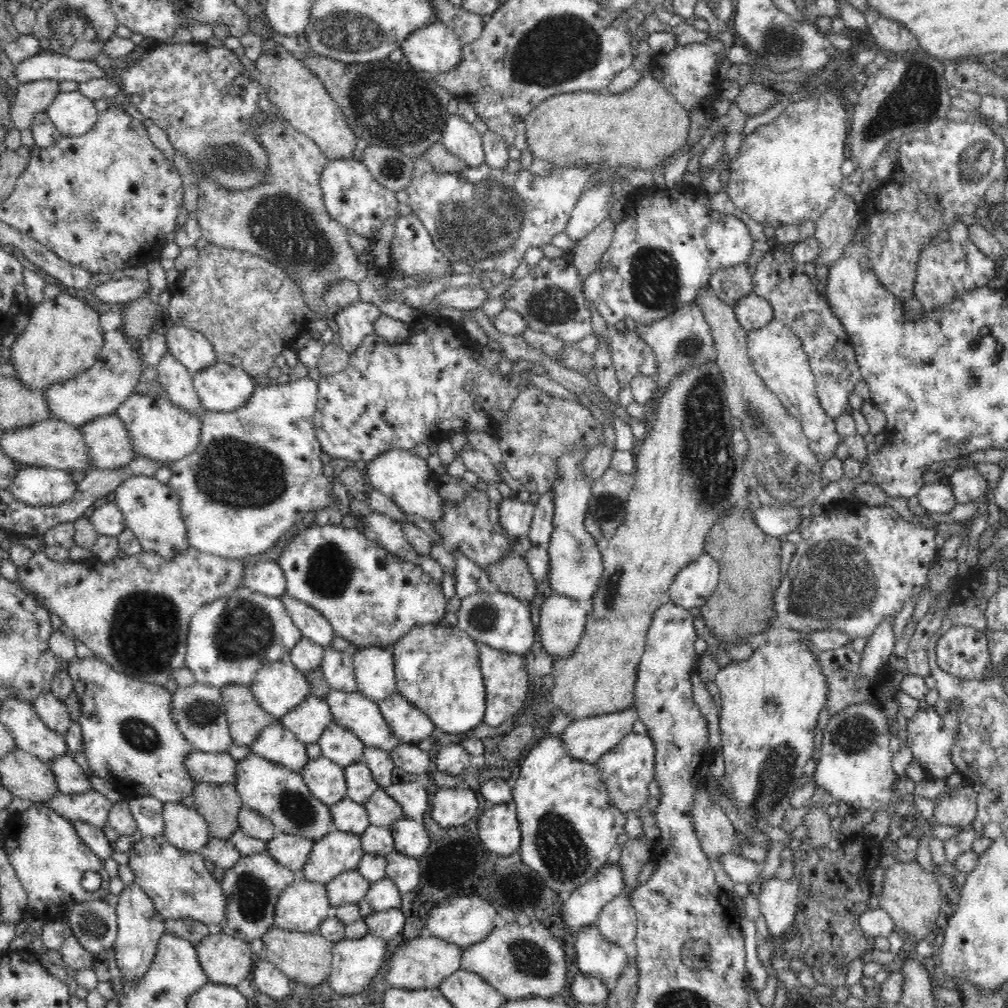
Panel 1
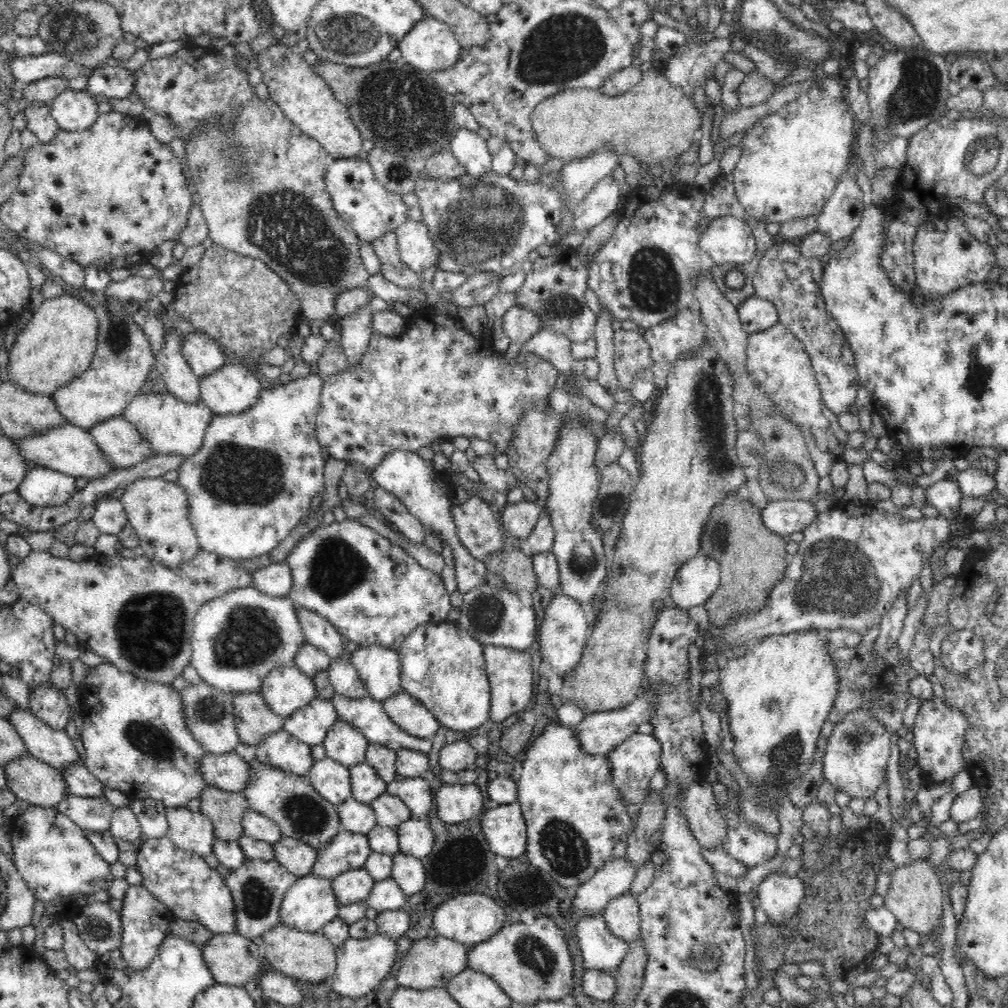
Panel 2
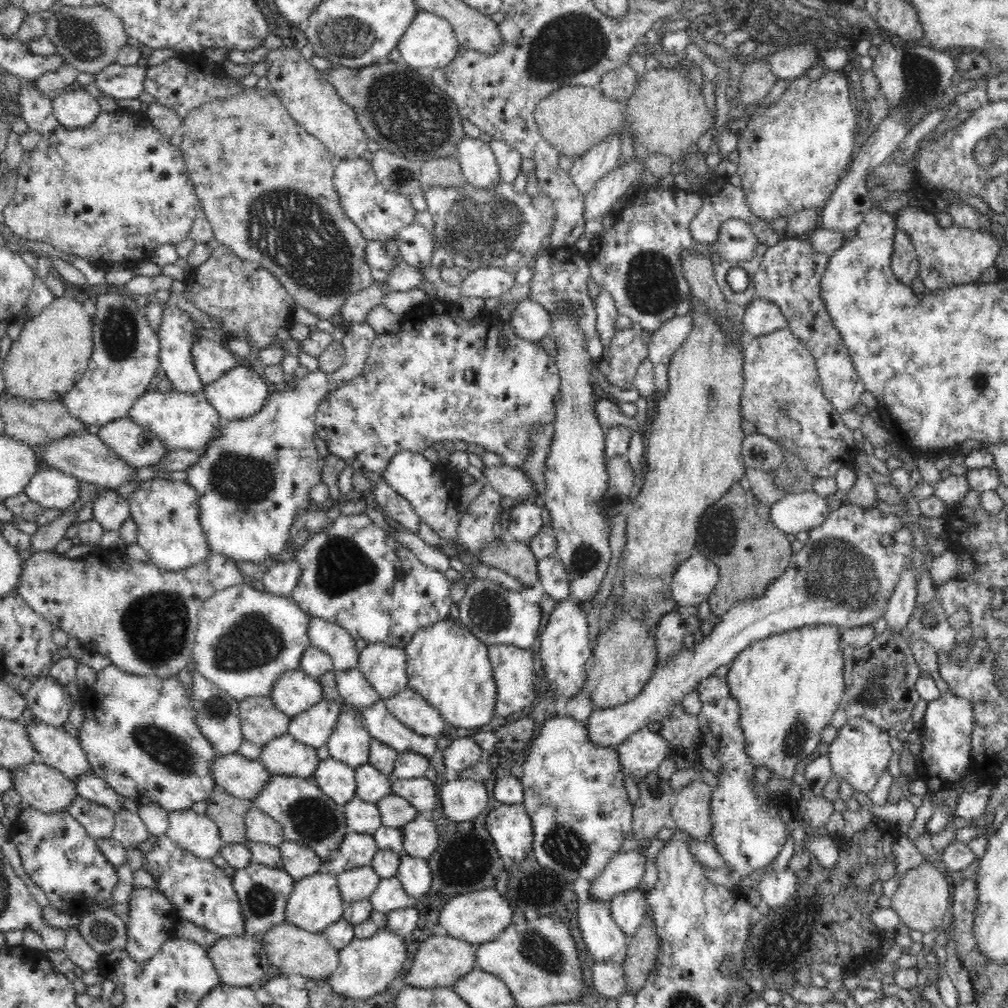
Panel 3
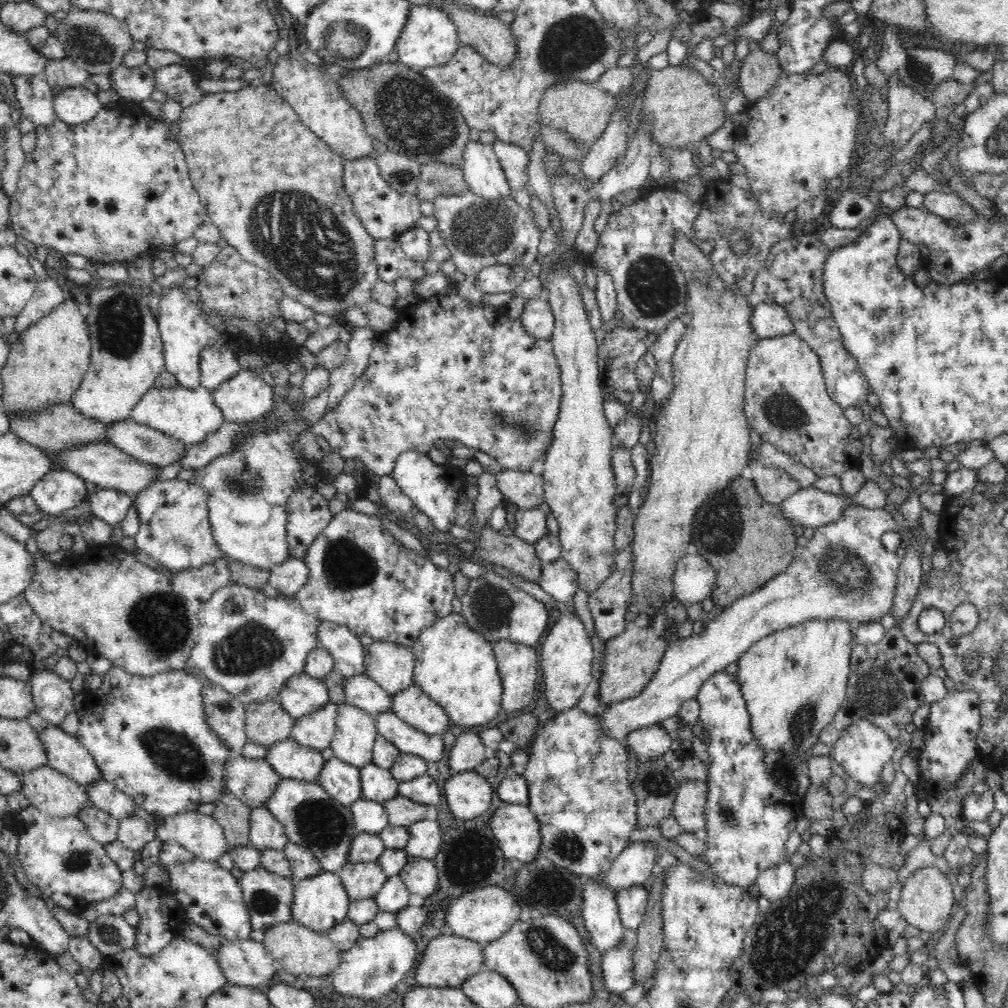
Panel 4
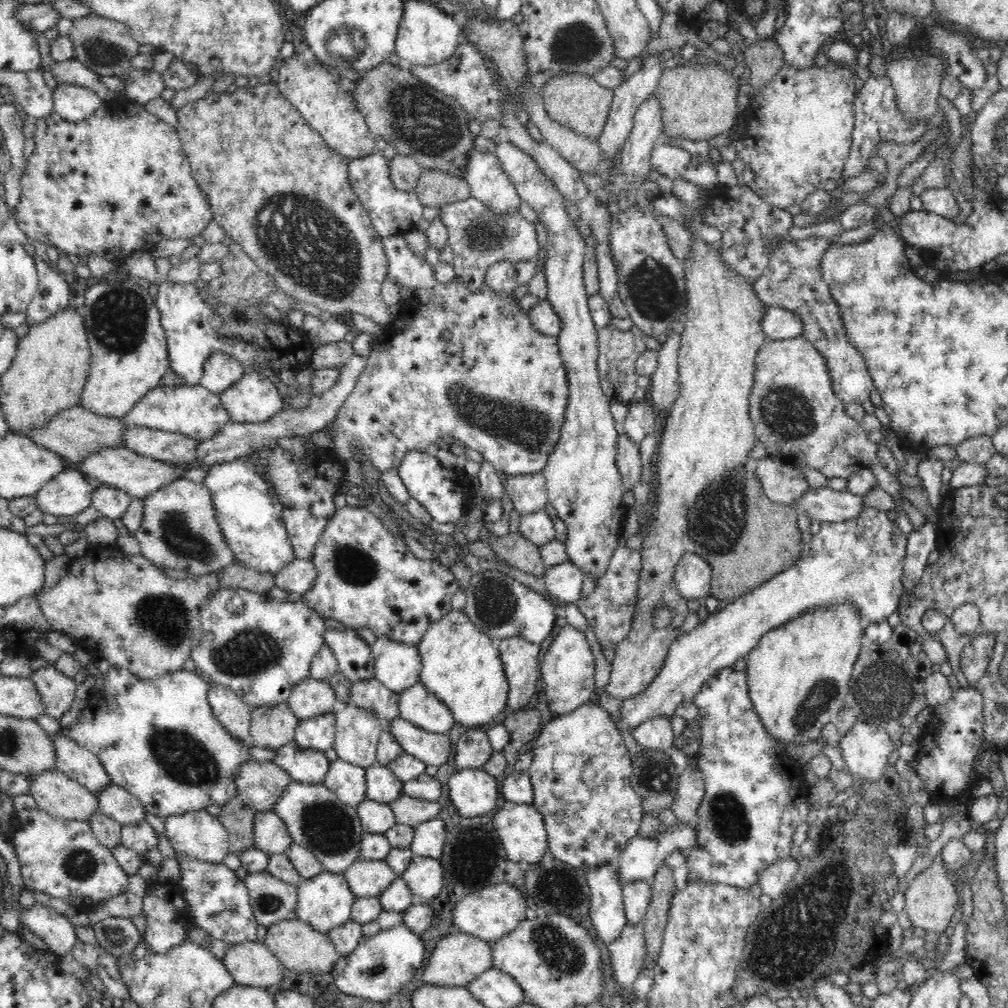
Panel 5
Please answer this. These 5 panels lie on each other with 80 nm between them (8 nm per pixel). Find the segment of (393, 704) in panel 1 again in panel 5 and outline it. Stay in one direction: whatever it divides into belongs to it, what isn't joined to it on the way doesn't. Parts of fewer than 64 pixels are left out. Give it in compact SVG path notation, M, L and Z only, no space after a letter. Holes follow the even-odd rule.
M420 681L398 694L400 717L421 730L448 734L456 725L450 708Z

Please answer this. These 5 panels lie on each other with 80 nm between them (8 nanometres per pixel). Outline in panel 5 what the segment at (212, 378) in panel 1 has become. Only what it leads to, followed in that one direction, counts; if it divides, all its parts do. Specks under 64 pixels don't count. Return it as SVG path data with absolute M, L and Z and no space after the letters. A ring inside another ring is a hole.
M246 370L243 377L219 397L234 422L264 422L285 410L278 388L256 371Z

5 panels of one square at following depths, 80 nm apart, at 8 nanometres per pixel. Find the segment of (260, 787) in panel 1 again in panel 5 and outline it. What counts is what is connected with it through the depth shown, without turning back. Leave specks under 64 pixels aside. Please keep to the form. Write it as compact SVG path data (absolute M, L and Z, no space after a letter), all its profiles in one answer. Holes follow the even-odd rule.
M291 780L288 786L285 786L280 798L277 798L273 808L275 813L285 822L294 842L315 854L324 871L343 874L359 858L360 843L364 830L357 809L344 804L336 794L330 792L322 783L307 785Z

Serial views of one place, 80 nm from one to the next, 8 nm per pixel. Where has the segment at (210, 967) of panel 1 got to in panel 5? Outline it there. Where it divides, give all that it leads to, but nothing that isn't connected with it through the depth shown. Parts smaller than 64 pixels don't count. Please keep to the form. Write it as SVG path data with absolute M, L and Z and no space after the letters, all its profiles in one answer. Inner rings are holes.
M244 941L229 945L221 958L234 984L267 988L281 984L285 967L263 943Z

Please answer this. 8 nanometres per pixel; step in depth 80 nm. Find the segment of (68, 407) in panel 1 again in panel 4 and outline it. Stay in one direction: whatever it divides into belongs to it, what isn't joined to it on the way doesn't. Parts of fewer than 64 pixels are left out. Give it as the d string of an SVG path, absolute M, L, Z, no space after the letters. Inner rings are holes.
M114 286L114 288L100 288L96 290L94 294L89 295L90 301L90 311L87 315L88 323L88 332L91 340L91 363L89 369L86 371L84 378L82 379L82 384L79 387L79 390L76 390L76 393L72 395L71 403L73 407L80 413L83 414L86 418L95 418L100 422L106 422L113 424L115 422L127 419L130 417L131 410L133 406L136 406L136 403L148 393L148 390L151 390L158 378L158 375L165 369L165 360L163 355L163 340L159 331L159 326L157 323L157 317L152 314L150 307L148 306L148 294L144 295L140 292L140 288L134 286Z

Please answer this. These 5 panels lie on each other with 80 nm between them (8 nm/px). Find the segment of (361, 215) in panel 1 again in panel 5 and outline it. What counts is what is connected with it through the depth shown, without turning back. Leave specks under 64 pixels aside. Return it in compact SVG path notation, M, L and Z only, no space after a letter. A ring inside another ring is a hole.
M389 150L374 151L363 158L350 161L348 166L348 179L354 190L354 194L363 202L365 212L382 239L405 235L412 229L416 229L418 222L423 218L422 210L425 207L415 191L405 192L397 190L390 179L390 165L388 165Z

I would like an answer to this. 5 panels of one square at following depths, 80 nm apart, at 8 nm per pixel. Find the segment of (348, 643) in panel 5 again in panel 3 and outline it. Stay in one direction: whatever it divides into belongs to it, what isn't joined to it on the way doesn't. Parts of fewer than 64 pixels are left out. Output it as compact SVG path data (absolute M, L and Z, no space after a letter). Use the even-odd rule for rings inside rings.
M310 617L307 633L312 646L330 656L336 671L358 667L360 654L356 650L355 639L336 623L324 621L322 618Z

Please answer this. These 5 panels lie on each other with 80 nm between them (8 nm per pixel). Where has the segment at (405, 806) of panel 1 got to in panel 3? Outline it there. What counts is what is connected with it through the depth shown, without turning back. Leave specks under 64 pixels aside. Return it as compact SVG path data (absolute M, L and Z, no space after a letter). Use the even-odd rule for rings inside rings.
M425 776L411 779L391 778L391 793L405 798L420 813L435 810L439 805L439 794L435 786Z

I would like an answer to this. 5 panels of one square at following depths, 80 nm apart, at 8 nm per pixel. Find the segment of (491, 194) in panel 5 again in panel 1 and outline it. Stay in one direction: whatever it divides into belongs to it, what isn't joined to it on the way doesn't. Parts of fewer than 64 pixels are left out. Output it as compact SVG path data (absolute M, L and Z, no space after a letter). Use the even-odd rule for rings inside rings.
M456 114L448 116L441 144L451 154L466 161L468 170L486 164L482 136L462 116Z

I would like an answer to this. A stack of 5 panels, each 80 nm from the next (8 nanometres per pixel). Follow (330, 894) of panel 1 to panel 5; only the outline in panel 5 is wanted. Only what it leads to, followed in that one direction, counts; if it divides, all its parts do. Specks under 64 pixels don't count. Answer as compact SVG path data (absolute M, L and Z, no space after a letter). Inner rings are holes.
M358 858L343 873L357 898L376 897L400 874L394 873L382 860Z

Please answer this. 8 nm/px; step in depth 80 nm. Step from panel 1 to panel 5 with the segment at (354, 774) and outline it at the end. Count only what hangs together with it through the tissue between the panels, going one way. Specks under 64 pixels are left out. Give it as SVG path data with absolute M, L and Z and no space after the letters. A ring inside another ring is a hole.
M374 764L366 767L365 777L366 799L391 803L403 795L403 782L386 766Z

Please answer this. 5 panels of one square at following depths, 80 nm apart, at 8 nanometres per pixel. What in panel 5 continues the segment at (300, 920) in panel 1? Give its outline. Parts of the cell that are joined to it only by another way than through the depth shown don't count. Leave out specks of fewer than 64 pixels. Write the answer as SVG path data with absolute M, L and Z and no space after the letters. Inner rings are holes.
M324 871L312 878L302 879L296 887L298 898L295 918L307 922L314 930L328 933L351 918L352 905L357 897L342 873Z

